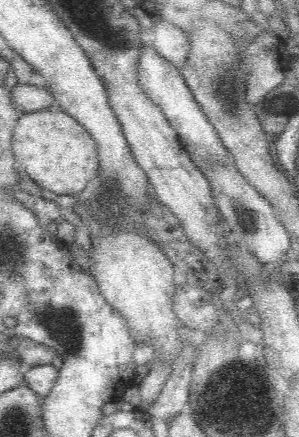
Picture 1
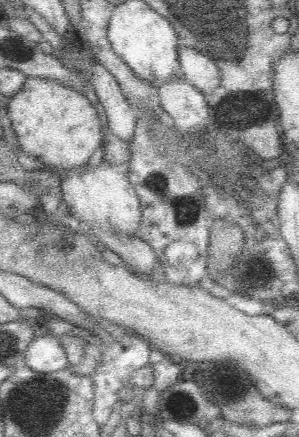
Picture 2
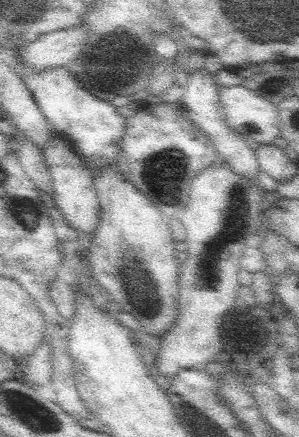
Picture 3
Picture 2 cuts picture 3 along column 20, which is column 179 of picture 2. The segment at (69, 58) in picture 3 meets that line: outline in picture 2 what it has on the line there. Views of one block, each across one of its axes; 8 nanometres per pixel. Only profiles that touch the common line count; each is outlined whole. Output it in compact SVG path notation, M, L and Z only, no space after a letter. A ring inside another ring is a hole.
M180 48L178 54L180 66L182 66L182 78L190 82L194 88L198 88L204 96L214 94L214 90L222 84L222 74L218 68L218 62L210 58L208 54L202 54L194 48Z

